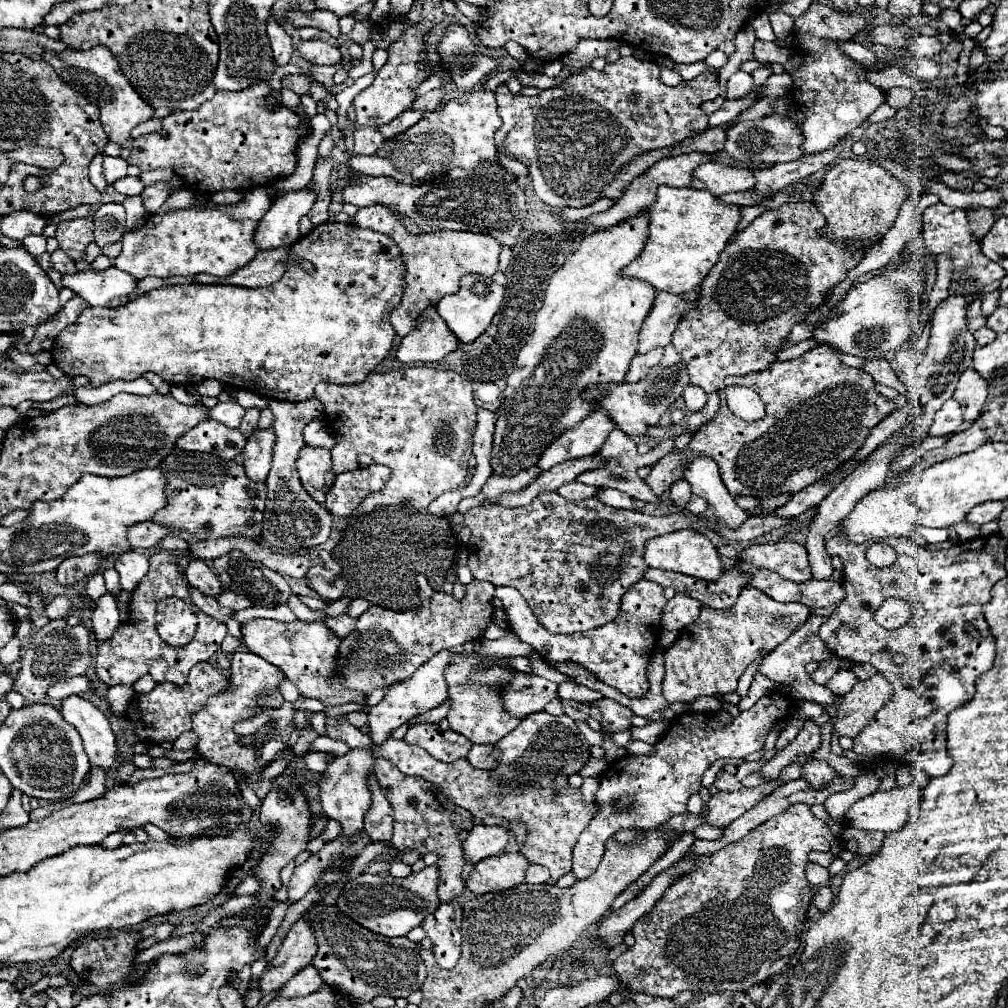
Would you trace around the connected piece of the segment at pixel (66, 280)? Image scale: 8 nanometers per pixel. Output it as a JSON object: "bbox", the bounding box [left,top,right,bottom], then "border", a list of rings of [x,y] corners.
{"bbox":[62,267,138,305],"border":[[[110,267],[106,271],[76,271],[70,275],[62,275],[62,287],[72,289],[76,295],[88,301],[88,305],[108,305],[110,299],[120,295],[130,295],[136,289],[138,281],[116,269]]]}

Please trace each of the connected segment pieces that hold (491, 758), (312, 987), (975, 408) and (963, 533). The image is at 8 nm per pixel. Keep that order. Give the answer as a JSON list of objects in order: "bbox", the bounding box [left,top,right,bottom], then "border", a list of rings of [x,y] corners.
[{"bbox":[468,745,500,769],"border":[[[472,745],[468,761],[476,767],[476,769],[492,769],[498,765],[500,755],[494,753],[494,745]]]},{"bbox":[280,965,324,997],"border":[[[314,965],[304,967],[302,971],[298,971],[282,989],[280,995],[282,997],[306,997],[308,993],[314,993],[316,989],[320,989],[320,985],[324,985],[324,979],[320,977],[320,973],[316,971]]]},{"bbox":[954,369,988,421],"border":[[[968,369],[966,373],[960,375],[954,399],[960,401],[962,405],[964,421],[976,421],[976,417],[982,413],[986,397],[988,397],[988,383],[974,369]]]},{"bbox":[952,523,978,541],"border":[[[958,523],[958,525],[954,525],[952,529],[954,529],[954,531],[960,535],[960,539],[964,539],[964,541],[978,537],[978,529],[972,527],[970,523]]]}]

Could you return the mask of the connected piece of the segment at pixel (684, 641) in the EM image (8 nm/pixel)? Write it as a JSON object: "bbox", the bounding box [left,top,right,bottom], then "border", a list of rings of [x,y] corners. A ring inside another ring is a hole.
{"bbox":[664,589,808,703],"border":[[[744,589],[730,609],[718,611],[702,607],[700,617],[688,625],[676,645],[664,653],[664,699],[668,703],[692,703],[700,695],[726,695],[736,691],[740,675],[760,651],[776,649],[808,617],[808,607],[800,603],[776,603],[758,589]]]}

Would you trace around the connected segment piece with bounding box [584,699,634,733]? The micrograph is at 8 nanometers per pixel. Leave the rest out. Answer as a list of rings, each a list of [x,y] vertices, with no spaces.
[[[600,699],[600,701],[584,701],[584,705],[596,705],[602,711],[602,729],[618,733],[624,729],[630,729],[630,717],[634,715],[628,707],[612,701],[612,699]]]

